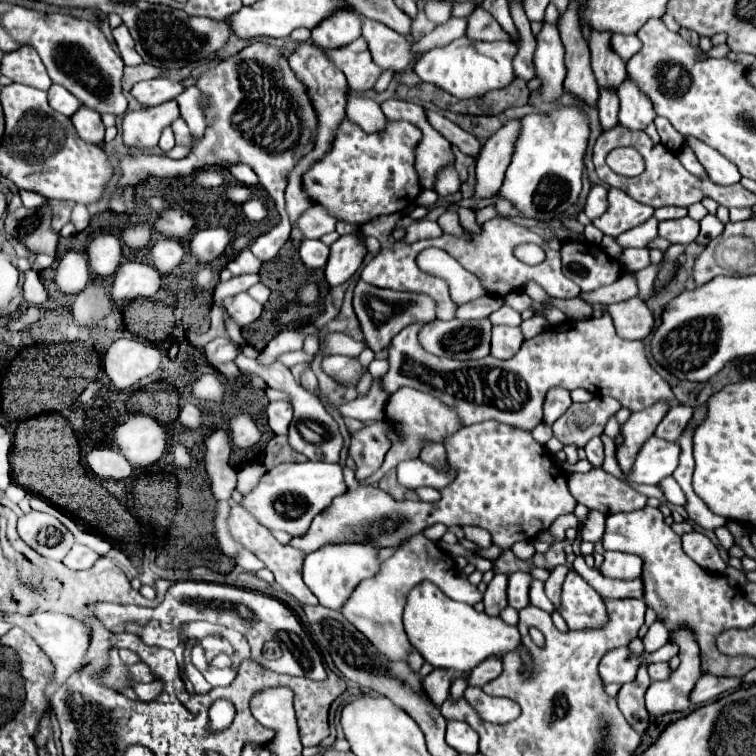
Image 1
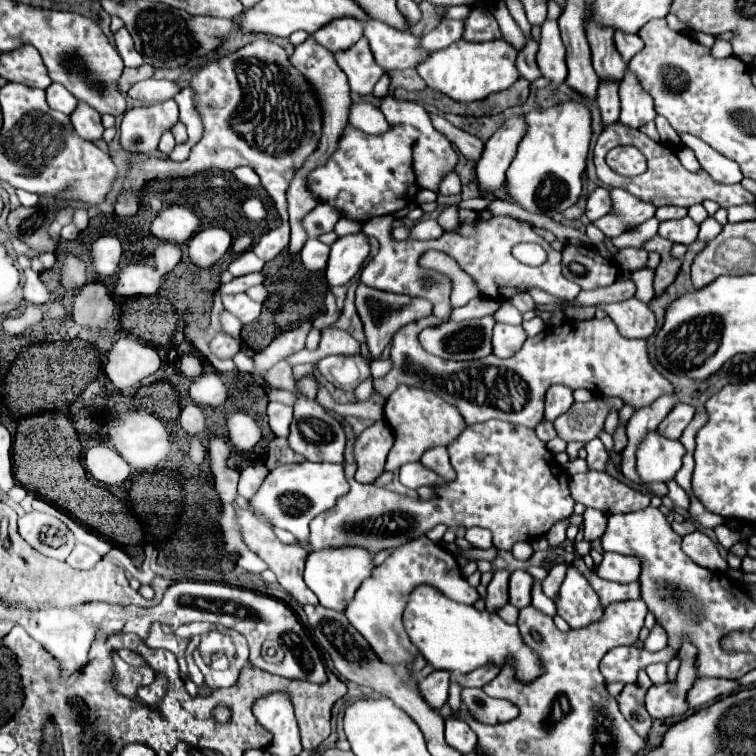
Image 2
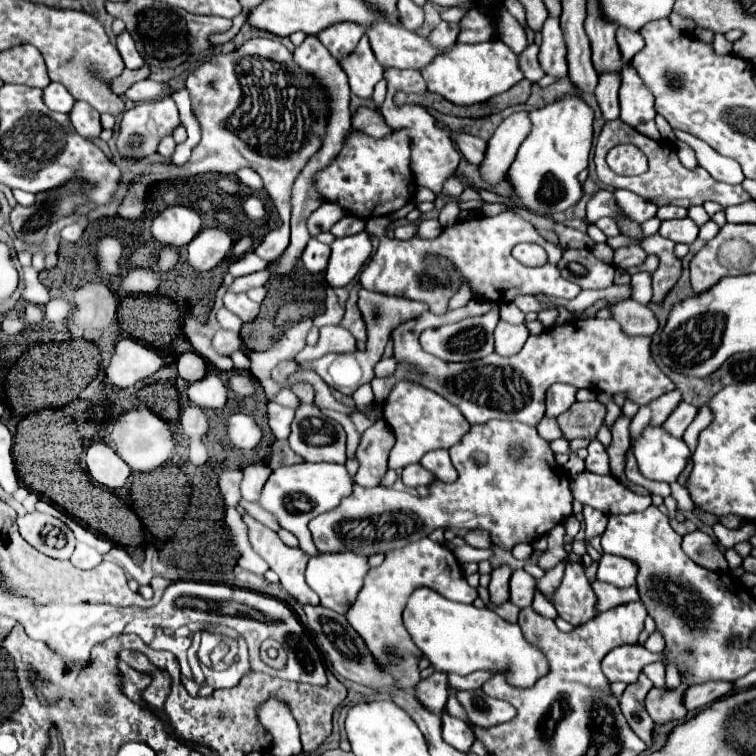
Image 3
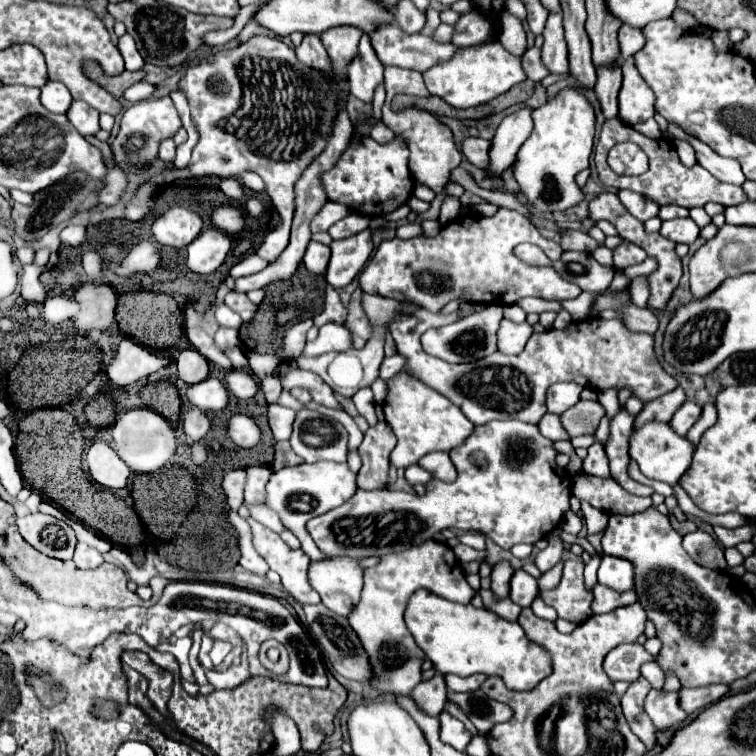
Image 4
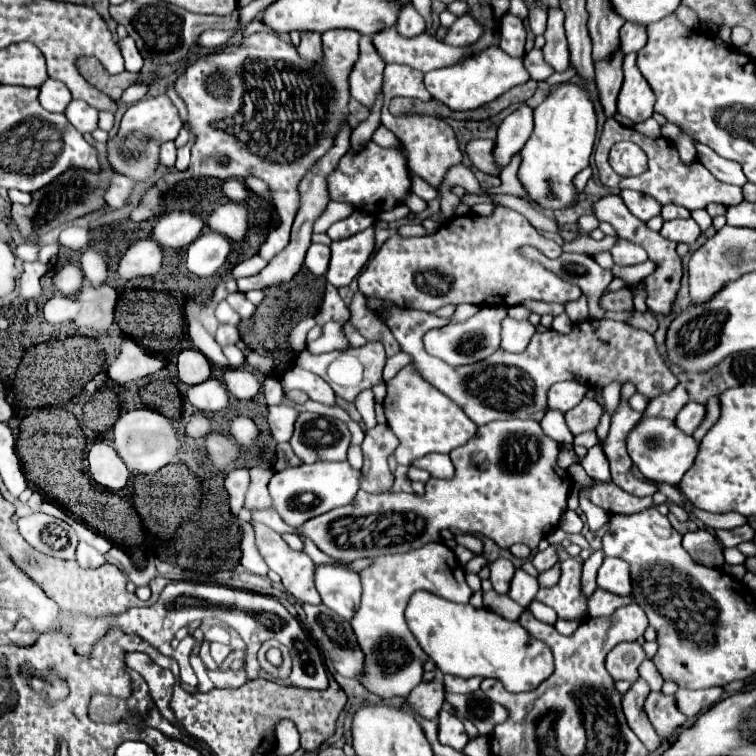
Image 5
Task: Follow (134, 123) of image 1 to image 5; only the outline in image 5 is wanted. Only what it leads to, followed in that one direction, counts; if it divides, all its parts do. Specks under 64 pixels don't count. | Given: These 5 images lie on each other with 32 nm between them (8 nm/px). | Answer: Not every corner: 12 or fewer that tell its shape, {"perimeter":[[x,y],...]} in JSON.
{"perimeter":[[166,94],[132,104],[108,142],[112,168],[146,180],[182,120]]}

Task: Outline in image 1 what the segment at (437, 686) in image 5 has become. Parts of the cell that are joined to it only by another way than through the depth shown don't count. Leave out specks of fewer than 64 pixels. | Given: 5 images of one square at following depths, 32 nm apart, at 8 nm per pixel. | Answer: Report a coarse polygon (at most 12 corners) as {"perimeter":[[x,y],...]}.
{"perimeter":[[434,668],[424,678],[424,690],[434,704],[450,694],[456,672]]}

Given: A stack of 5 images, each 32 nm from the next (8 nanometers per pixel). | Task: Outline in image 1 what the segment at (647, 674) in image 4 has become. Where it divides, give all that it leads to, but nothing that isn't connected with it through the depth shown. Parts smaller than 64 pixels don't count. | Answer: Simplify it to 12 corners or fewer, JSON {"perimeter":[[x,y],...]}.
{"perimeter":[[668,662],[650,664],[652,680],[666,680],[670,676]]}

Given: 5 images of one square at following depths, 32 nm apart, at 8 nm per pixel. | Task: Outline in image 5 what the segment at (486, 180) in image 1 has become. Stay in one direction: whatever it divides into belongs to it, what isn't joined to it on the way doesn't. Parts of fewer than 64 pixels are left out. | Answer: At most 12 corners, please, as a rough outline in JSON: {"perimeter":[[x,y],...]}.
{"perimeter":[[532,108],[508,114],[494,140],[494,164],[506,168],[534,130]]}

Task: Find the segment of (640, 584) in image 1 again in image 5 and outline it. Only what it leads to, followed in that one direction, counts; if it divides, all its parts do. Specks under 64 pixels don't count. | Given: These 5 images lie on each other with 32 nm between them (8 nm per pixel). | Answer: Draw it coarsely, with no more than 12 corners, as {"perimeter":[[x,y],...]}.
{"perimeter":[[602,588],[588,600],[590,616],[610,616],[632,604],[632,594],[616,596]]}

